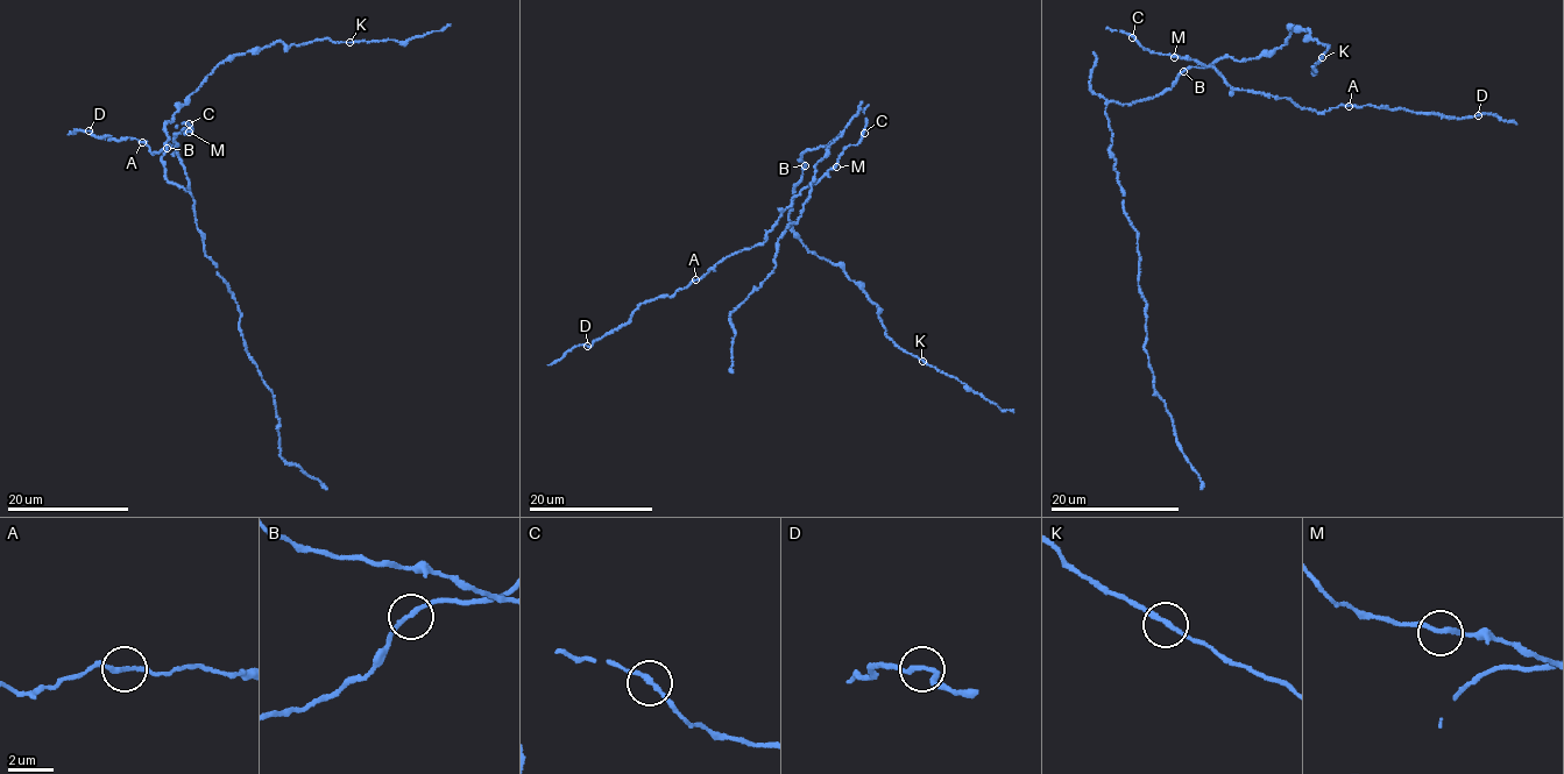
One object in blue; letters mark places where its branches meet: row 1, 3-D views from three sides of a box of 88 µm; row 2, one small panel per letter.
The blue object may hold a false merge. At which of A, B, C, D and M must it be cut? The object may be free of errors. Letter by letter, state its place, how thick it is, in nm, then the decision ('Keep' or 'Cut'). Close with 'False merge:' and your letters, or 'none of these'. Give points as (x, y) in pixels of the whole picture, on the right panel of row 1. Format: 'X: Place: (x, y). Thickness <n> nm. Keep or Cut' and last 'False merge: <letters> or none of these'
A: Place: (1349, 106). Thickness 190 nm. Keep
B: Place: (1183, 71). Thickness 200 nm. Keep
C: Place: (1132, 37). Thickness 200 nm. Keep
D: Place: (1478, 115). Thickness 190 nm. Keep
M: Place: (1174, 57). Thickness 200 nm. Keep
False merge: none of these

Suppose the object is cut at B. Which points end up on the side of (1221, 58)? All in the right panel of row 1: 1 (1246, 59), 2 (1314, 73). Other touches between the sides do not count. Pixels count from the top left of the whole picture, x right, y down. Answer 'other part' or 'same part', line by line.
1: same part
2: same part

